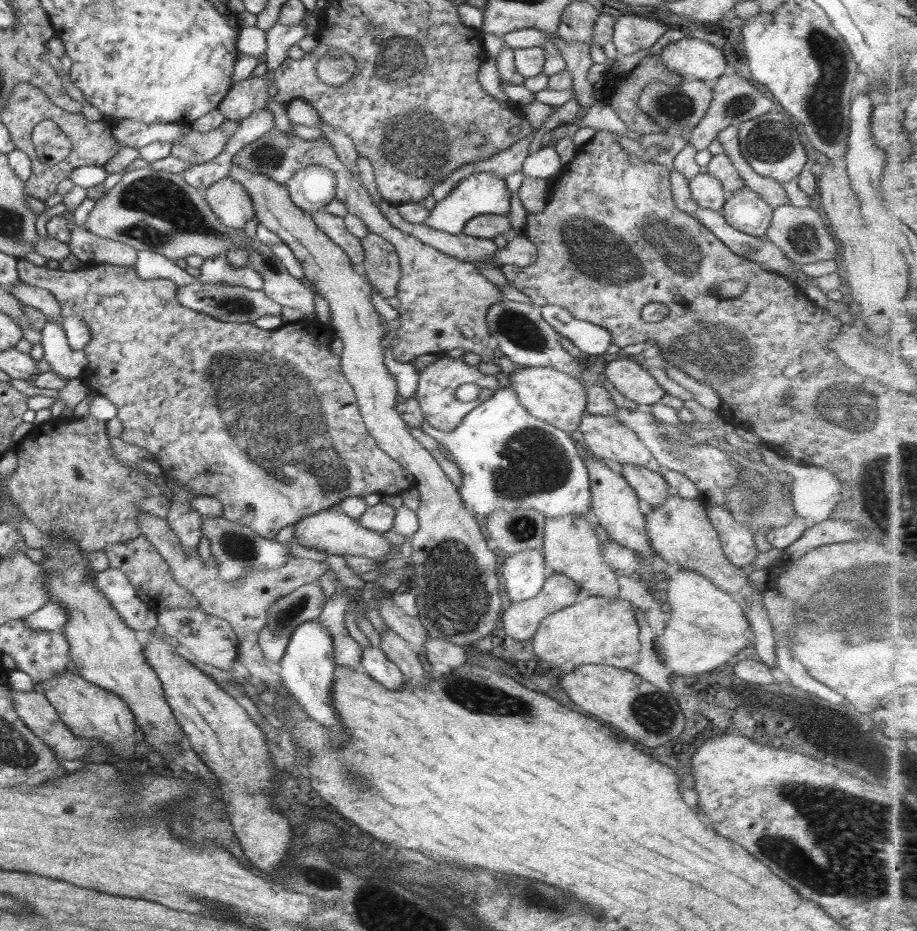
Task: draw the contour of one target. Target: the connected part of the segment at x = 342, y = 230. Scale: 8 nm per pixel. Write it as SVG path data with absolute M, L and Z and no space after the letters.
M324 209L313 211L310 213L316 226L332 240L340 248L345 250L349 256L349 260L358 266L363 261L364 251L361 245L361 240L356 238L351 232L348 232L343 217L330 214Z

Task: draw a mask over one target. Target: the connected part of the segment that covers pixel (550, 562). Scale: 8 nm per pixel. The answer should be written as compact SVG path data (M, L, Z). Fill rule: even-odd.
M568 514L560 518L545 519L545 534L541 553L544 555L546 567L551 572L561 572L571 578L580 588L588 591L590 596L606 596L608 599L618 598L620 592L618 573L604 563L602 544L594 532L594 519Z

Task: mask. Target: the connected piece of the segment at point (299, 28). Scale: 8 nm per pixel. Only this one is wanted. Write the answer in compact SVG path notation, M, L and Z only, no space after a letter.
M303 20L296 26L276 23L270 30L267 30L268 73L276 72L284 60L288 59L289 47L297 45L306 35L307 28Z

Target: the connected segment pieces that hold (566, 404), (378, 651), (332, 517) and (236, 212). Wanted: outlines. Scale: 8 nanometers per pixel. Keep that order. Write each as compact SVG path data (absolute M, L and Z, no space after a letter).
M522 367L508 376L510 388L516 393L518 402L532 416L571 434L579 430L582 416L588 411L586 389L580 380L559 370L548 367Z
M370 643L369 646L363 646L361 649L362 668L367 676L390 690L403 687L406 681L402 671L383 654L383 650L378 645Z
M332 507L301 518L294 526L296 544L330 555L357 555L374 559L383 558L391 553L395 554L399 549L384 539L380 533L364 528L358 520L350 518L346 513L339 512Z
M226 177L219 181L213 182L203 193L203 200L208 204L210 210L226 225L233 229L244 229L248 220L252 220L255 216L255 210L252 200L246 190L236 179Z

